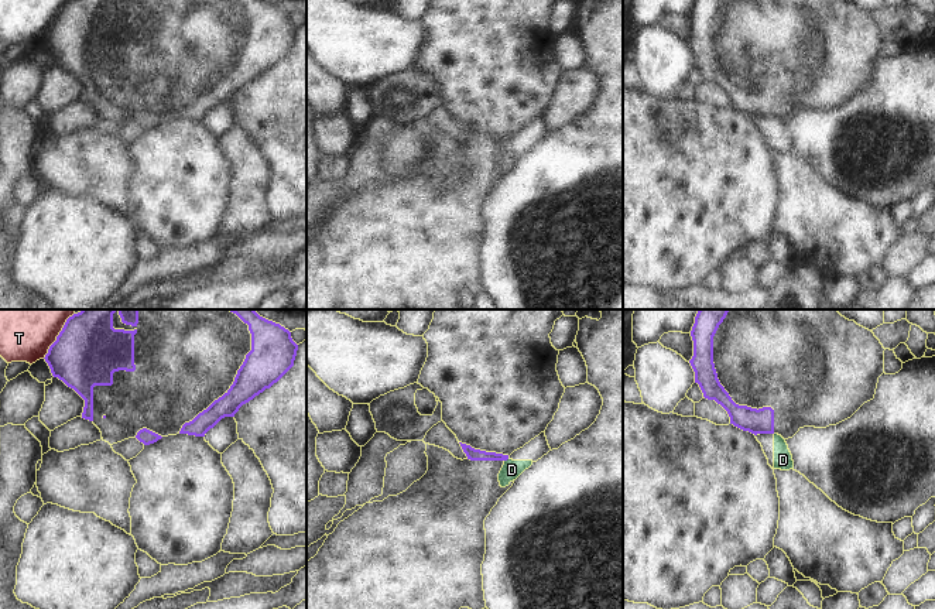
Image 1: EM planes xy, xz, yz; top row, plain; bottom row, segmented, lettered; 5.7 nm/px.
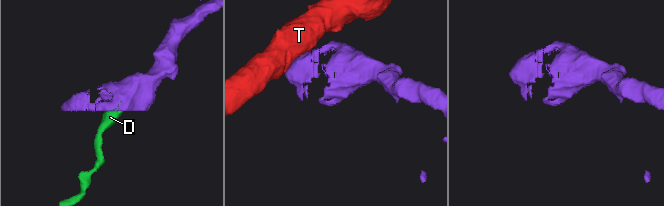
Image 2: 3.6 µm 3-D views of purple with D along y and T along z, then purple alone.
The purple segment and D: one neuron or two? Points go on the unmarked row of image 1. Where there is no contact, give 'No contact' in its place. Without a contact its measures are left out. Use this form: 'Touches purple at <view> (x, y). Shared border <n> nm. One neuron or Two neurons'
Touches purple at xz (506, 143). Shared border 40 nm. Two neurons.

